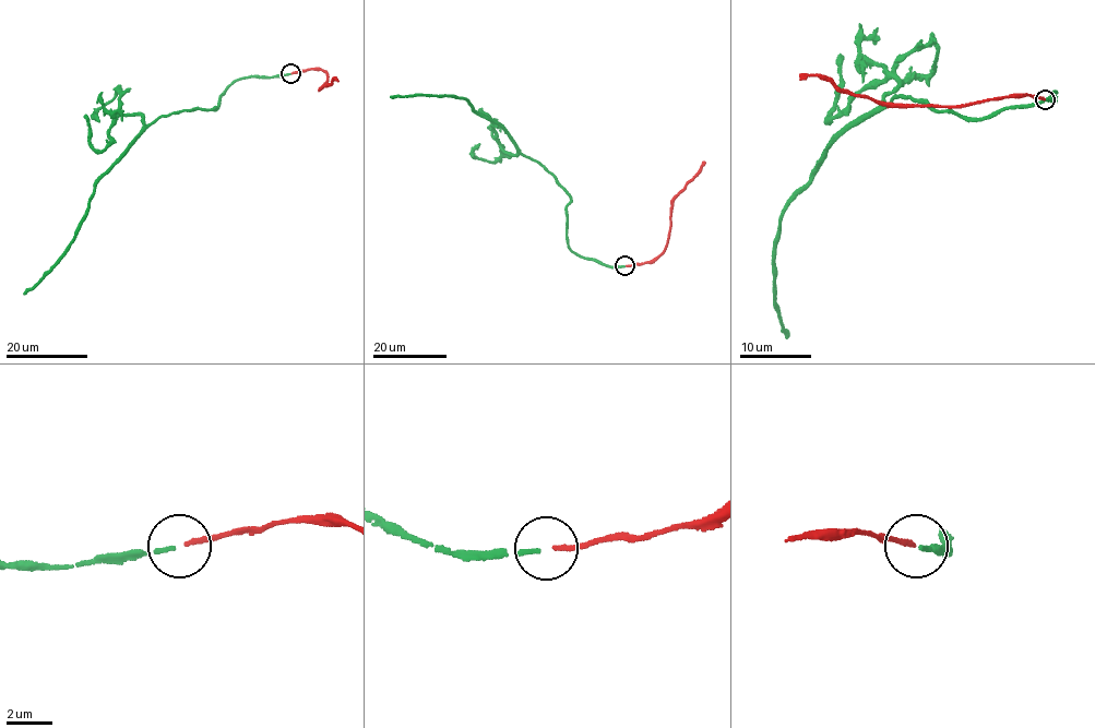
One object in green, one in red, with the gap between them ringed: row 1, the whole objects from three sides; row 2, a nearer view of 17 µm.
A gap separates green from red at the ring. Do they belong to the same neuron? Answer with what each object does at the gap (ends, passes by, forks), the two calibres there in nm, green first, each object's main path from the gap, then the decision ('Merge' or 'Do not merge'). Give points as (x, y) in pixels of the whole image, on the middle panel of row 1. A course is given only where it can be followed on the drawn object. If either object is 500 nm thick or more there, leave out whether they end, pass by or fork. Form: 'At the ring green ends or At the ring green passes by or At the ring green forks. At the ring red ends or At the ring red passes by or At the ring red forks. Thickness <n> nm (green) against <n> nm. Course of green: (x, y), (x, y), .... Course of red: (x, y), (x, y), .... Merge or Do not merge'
At the ring green ends. At the ring red ends. Thickness 190 nm (green) against 180 nm. Course of green: (623, 265), (570, 250), (570, 195), (467, 99), (391, 96). Course of red: (626, 265), (652, 262), (664, 251), (673, 199), (697, 175), (704, 162). Merge

